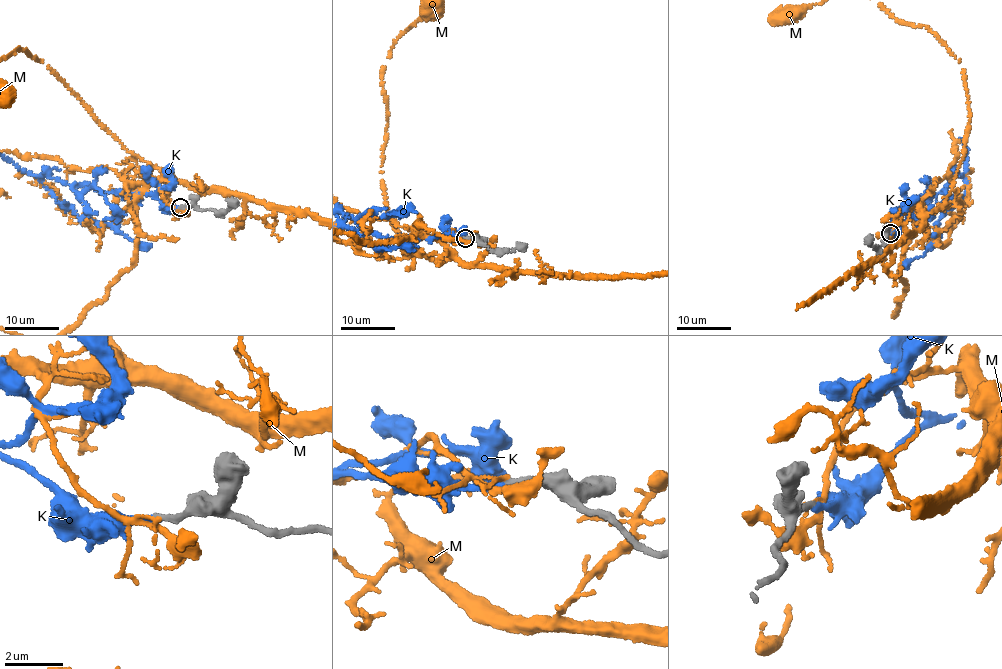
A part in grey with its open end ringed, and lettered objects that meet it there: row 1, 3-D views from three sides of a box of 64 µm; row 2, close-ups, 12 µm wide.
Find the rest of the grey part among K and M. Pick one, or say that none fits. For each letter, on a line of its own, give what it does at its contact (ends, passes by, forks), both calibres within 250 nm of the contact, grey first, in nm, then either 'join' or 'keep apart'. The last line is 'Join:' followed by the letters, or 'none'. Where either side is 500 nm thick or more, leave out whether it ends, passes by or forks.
K: it ends; calibres 240 and 180 nm; join
M: it forks; calibres 240 and 80 nm; keep apart
Join: K

